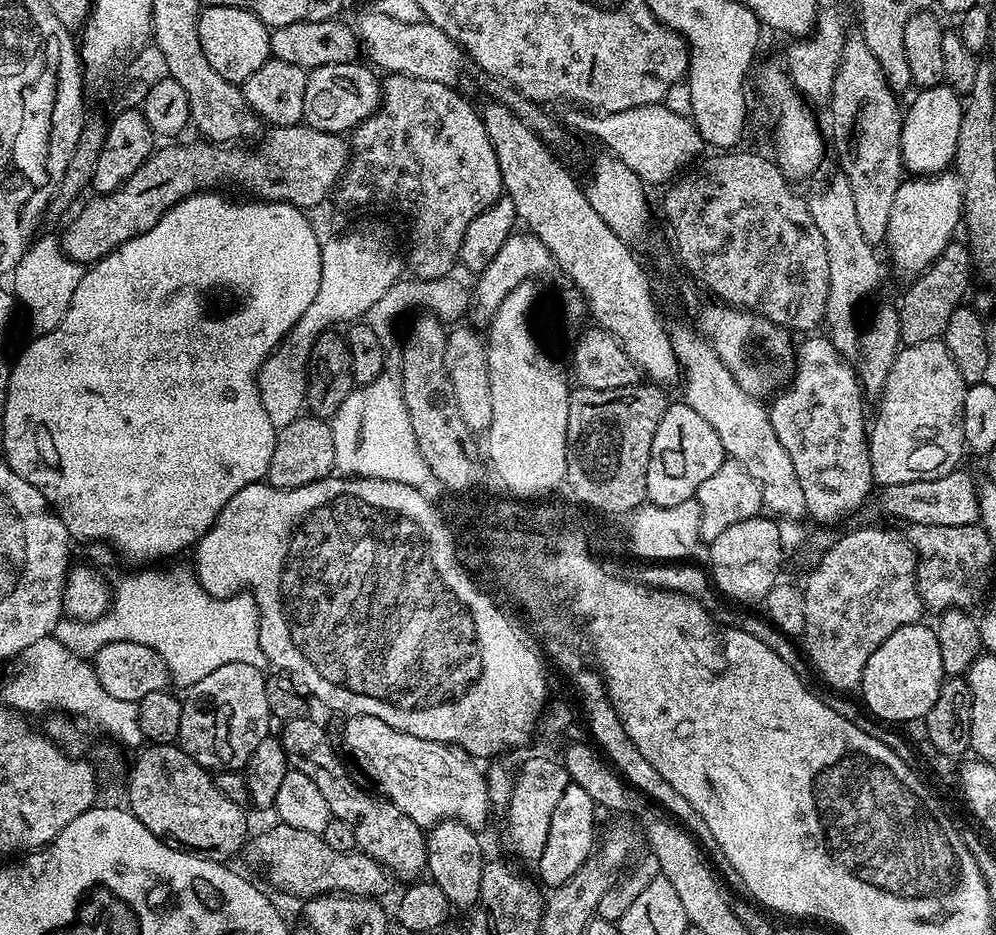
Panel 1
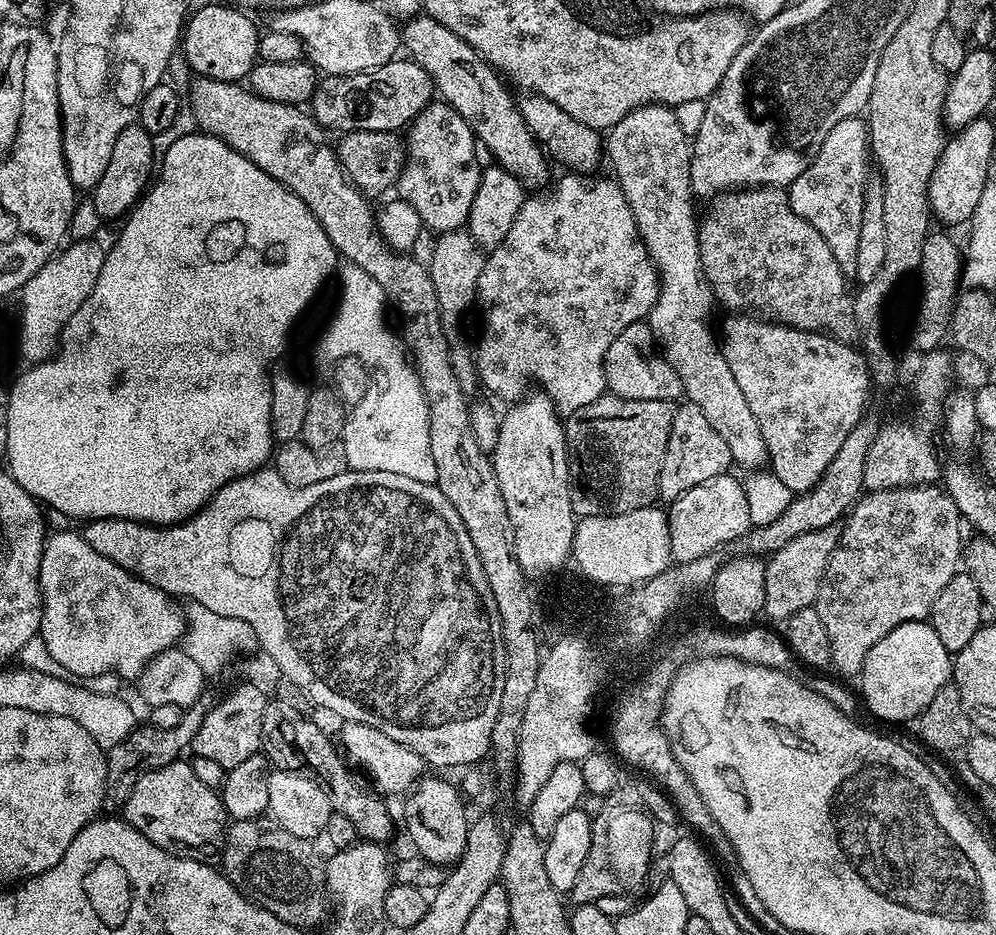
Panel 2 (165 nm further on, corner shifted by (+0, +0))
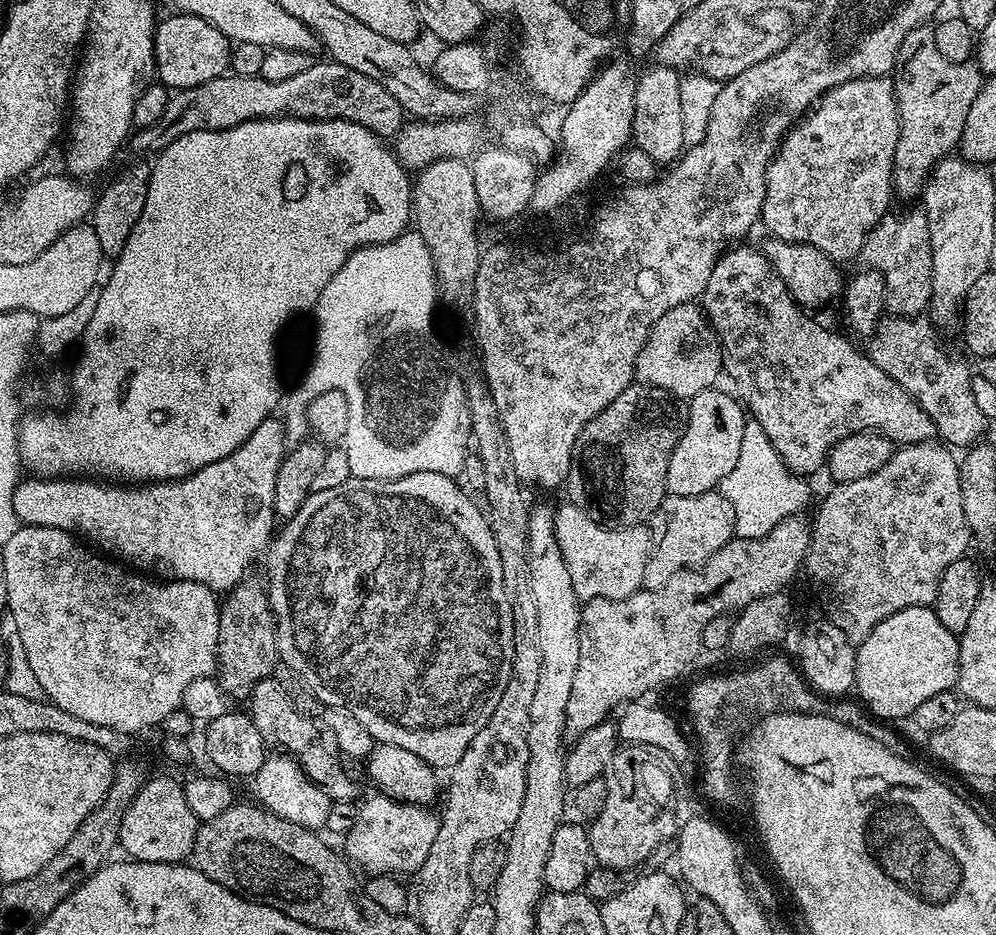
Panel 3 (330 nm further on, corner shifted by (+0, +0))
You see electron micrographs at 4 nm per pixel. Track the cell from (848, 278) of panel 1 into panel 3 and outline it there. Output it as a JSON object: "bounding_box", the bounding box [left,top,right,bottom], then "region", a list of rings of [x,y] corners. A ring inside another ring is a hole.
{"bounding_box":[760,76,900,262],"region":[[[863,76],[860,80],[851,80],[842,86],[830,89],[824,93],[822,99],[788,131],[780,147],[776,149],[776,155],[770,162],[766,174],[766,198],[760,211],[763,227],[768,227],[773,237],[795,244],[809,244],[818,250],[822,250],[831,260],[843,262],[852,260],[861,255],[864,250],[866,238],[871,234],[872,227],[884,216],[889,215],[888,203],[894,200],[892,187],[892,163],[894,162],[894,150],[898,146],[898,134],[900,133],[900,115],[896,109],[896,85],[888,76]]]}

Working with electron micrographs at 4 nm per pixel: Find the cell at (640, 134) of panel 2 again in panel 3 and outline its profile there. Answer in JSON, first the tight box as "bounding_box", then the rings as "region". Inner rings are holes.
{"bounding_box":[632,67,686,166],"region":[[[655,67],[636,80],[632,140],[635,147],[644,151],[657,165],[664,166],[668,163],[671,165],[686,148],[682,134],[682,76],[675,68]]]}

